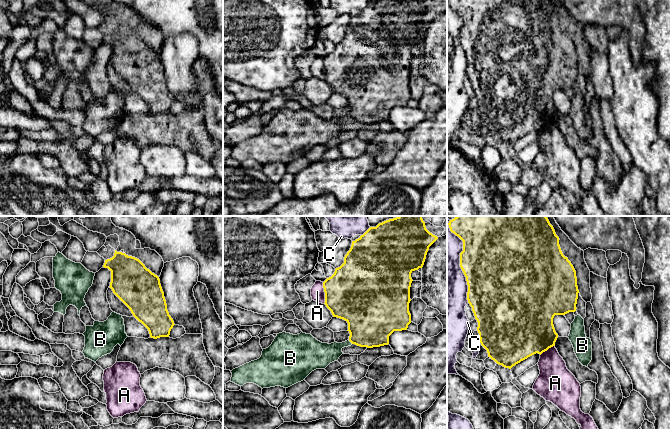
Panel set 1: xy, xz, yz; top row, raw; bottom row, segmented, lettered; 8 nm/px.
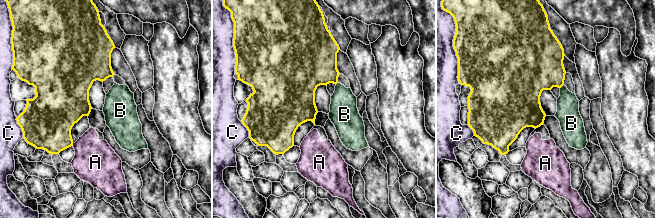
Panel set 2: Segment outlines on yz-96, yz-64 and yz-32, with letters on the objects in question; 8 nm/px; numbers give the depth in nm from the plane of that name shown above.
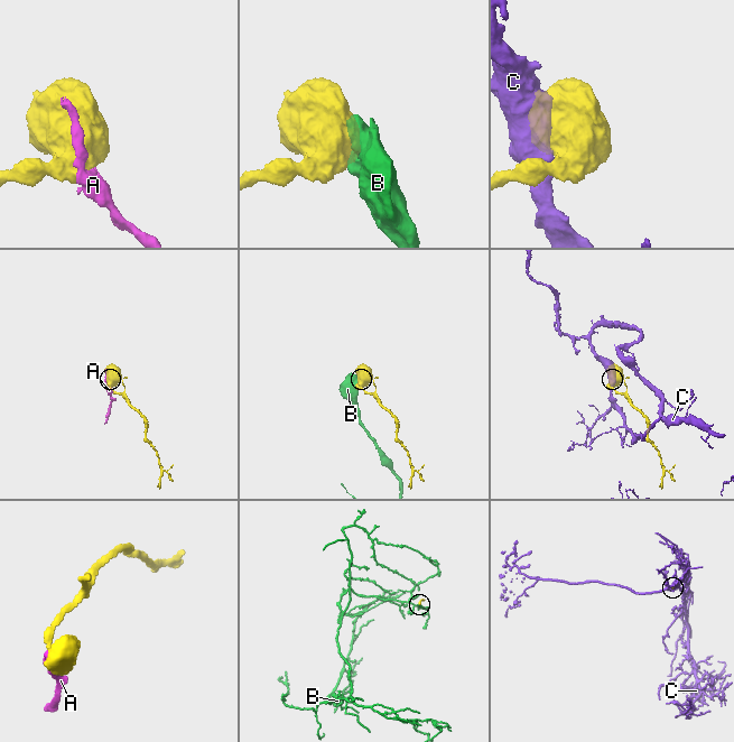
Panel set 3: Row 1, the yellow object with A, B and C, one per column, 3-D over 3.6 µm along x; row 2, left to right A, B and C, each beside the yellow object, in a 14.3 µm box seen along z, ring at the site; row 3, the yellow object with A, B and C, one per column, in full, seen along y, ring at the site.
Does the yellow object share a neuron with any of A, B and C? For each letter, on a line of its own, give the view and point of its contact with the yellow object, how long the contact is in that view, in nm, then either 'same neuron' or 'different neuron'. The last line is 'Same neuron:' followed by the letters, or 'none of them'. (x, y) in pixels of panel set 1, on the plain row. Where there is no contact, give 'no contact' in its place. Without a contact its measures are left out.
A: contact xz (325, 69); length 180 nm; different neuron
B: contact xz (350, 117); length 50 nm; different neuron
C: contact yz (460, 39); length 650 nm; different neuron
Same neuron: none of them

